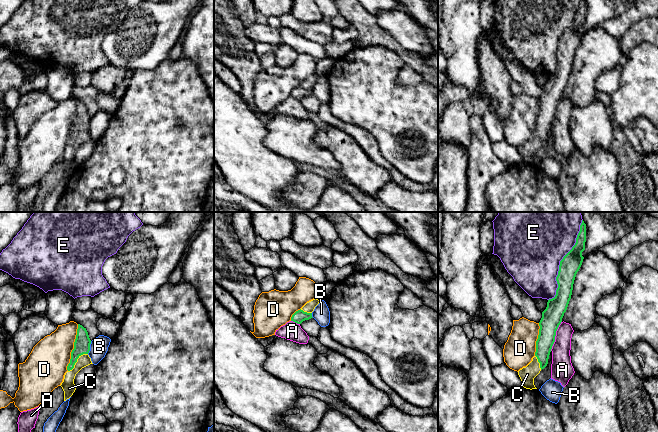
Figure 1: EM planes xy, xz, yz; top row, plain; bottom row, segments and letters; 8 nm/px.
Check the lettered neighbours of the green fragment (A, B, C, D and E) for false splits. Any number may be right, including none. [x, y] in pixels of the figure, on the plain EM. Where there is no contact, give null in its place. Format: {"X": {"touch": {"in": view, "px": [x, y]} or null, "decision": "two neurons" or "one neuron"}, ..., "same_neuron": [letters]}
{"A": {"touch": {"in": "yz", "px": [555, 111]}, "decision": "two neurons"}, "B": {"touch": {"in": "xy", "px": [89, 123]}, "decision": "two neurons"}, "C": {"touch": {"in": "xy", "px": [76, 137]}, "decision": "one neuron"}, "D": {"touch": {"in": "xy", "px": [74, 123]}, "decision": "two neurons"}, "E": {"touch": {"in": "yz", "px": [560, 39]}, "decision": "two neurons"}, "same_neuron": ["C"]}

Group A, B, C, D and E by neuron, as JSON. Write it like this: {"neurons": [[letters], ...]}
{"neurons": [["A"], ["B"], ["C"], ["D"], ["E"]]}

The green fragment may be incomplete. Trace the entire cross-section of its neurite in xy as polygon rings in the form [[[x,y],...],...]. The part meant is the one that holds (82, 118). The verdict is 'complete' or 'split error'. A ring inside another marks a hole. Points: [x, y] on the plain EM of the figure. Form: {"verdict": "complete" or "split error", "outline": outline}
{"verdict": "split error", "outline": [[[78,100],[77,111],[74,118],[74,125],[71,128],[70,139],[64,151],[61,163],[64,167],[64,177],[69,175],[75,168],[74,155],[76,150],[84,143],[93,140],[88,129],[90,127],[91,116],[86,104]]]}

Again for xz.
{"verdict": "split error", "outline": [[[313,75],[307,78],[300,86],[296,87],[292,93],[291,97],[301,100],[305,96],[309,96],[312,93],[312,88],[314,87],[315,83],[319,80],[320,76]]]}

